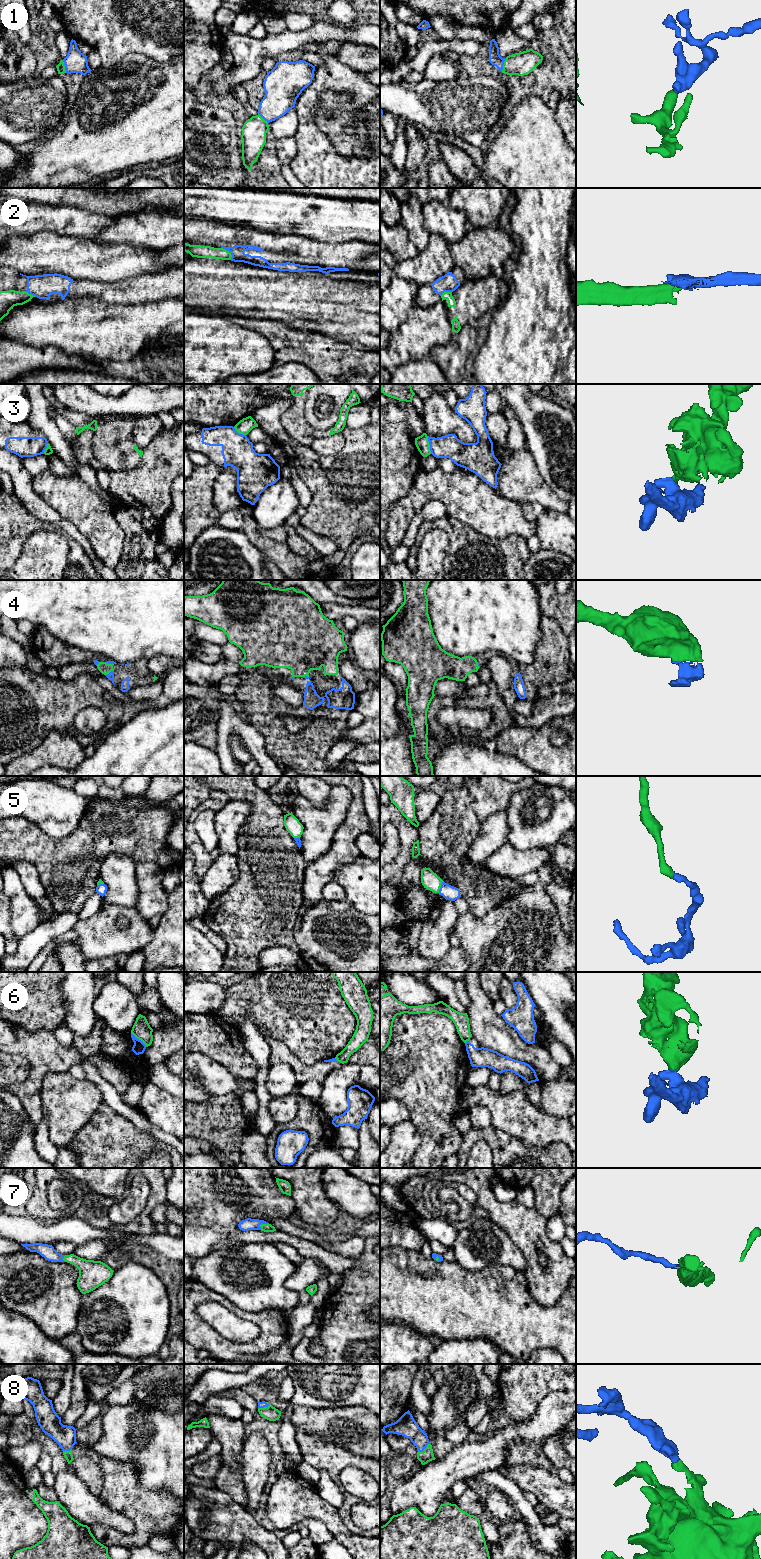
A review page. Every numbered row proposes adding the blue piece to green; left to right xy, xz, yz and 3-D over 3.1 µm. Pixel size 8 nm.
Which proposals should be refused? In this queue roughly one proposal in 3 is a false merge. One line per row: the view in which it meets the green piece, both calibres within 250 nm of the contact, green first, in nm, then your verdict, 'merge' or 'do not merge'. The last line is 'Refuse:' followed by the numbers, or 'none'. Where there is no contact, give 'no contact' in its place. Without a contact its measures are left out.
1: meets green in yz; 190 nm thick on the green side, 100 nm on the other; merge
2: meets green in xz; 100 nm thick on the green side, 110 nm on the other; do not merge
3: meets green in yz; 110 nm thick on the green side, 190 nm on the other; do not merge
4: meets green in xy; 90 nm thick on the green side, 60 nm on the other; merge
5: meets green in yz; 140 nm thick on the green side, 120 nm on the other; merge
6: meets green in xy; 150 nm thick on the green side, 100 nm on the other; do not merge
7: meets green in xz; 70 nm thick on the green side, 100 nm on the other; merge
8: meets green in yz; 100 nm thick on the green side, 160 nm on the other; merge
Refuse: 2, 3, 6

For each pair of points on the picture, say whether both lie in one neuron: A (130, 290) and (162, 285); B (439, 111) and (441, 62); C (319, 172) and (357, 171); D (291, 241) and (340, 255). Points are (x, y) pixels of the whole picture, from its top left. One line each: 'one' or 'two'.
A: one
B: two
C: one
D: one

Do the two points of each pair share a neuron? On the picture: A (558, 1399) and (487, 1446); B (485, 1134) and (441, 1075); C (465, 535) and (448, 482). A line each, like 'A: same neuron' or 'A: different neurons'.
A: same neuron
B: different neurons
C: different neurons

